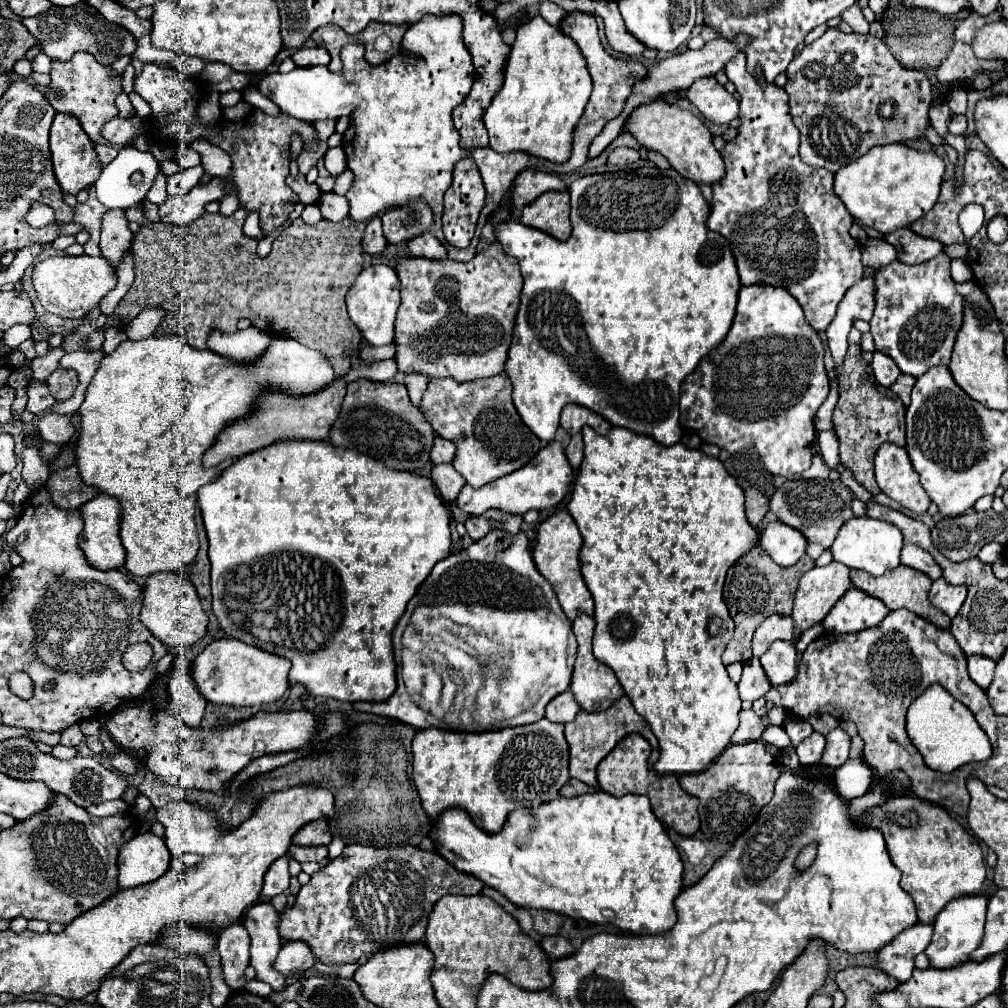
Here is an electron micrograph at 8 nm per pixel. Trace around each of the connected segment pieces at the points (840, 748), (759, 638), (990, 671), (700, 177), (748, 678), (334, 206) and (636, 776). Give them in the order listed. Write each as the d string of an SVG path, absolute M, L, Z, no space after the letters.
M838 726L826 736L826 748L822 754L822 762L830 768L838 768L848 760L850 752L850 736Z
M768 616L754 632L752 638L752 654L762 656L766 648L776 642L776 640L786 640L786 642L796 642L794 638L794 626L790 616Z
M970 656L968 658L968 674L982 690L986 690L990 686L990 682L994 678L994 668L996 668L996 662L986 656Z
M654 100L632 110L624 122L624 130L630 132L638 144L646 150L660 152L676 172L690 178L696 184L714 184L724 176L724 164L720 152L712 144L712 134L690 110L676 104L666 104L664 100Z
M754 656L750 660L746 660L744 662L744 674L742 674L740 682L738 682L740 698L754 702L754 700L762 698L770 688L772 688L772 684L770 684L766 672L762 670L760 660L754 658Z
M328 192L328 194L320 196L320 210L322 210L324 218L328 218L332 222L340 222L348 216L350 204L348 204L346 196L338 196L334 192Z
M628 734L622 738L616 748L598 764L596 768L596 778L598 786L612 794L612 796L624 796L624 794L646 794L652 802L652 810L656 818L664 824L674 828L682 836L694 836L696 830L700 828L700 818L698 818L698 800L694 796L688 796L674 774L666 776L656 776L648 768L648 754L650 754L650 744L646 738L640 734Z

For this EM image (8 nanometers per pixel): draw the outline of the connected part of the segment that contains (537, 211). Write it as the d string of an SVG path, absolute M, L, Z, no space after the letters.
M546 192L522 210L522 224L566 242L572 232L568 192Z

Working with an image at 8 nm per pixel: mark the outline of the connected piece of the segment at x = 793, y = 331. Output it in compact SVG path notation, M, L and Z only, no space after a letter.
M764 286L740 288L738 308L736 308L736 316L734 316L730 332L726 334L722 344L718 344L708 356L704 356L700 360L700 364L696 366L696 370L690 376L686 376L686 380L680 384L680 426L694 430L700 436L702 442L716 444L716 446L728 450L730 454L738 452L744 446L756 446L760 458L764 460L764 466L772 474L778 474L778 476L800 474L800 472L810 468L810 460L812 460L810 444L814 442L814 414L816 414L816 410L820 408L820 404L826 400L826 396L830 392L830 382L828 382L822 358L824 358L824 344L822 344L818 332L814 332L814 328L810 328L810 324L804 318L802 308L796 304L796 300L788 292L782 292L782 288L764 288Z

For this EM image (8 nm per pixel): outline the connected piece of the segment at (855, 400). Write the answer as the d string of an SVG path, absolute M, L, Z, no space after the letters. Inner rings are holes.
M850 346L838 372L838 404L834 408L834 432L840 442L840 462L852 470L854 478L872 494L880 488L874 480L874 452L884 444L904 446L904 404L882 394L872 378L870 366L862 358L860 346ZM884 398L884 400L882 400Z

